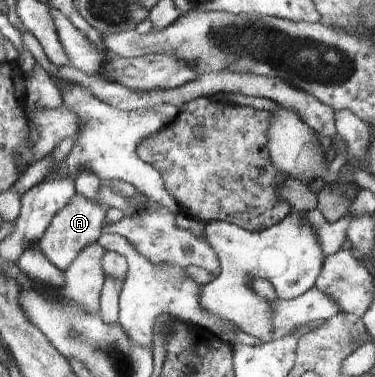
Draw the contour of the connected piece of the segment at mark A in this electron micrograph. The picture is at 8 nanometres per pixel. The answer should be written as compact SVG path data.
M105 184L99 185L99 192L97 192L97 198L95 198L95 200L87 200L87 198L83 198L81 194L75 192L73 198L71 198L71 202L69 202L65 208L61 208L61 210L57 212L57 216L51 220L47 232L43 234L43 238L41 238L41 242L38 244L39 250L43 252L43 256L45 256L55 268L58 268L61 272L69 270L69 264L77 258L77 254L79 254L85 246L95 244L95 242L99 240L102 233L101 227L104 222L104 217L111 207L122 210L122 212L124 211L125 218L140 213L139 209L135 207L130 208L127 199L121 196L119 190L115 190L115 188L111 188L111 186L105 186Z

